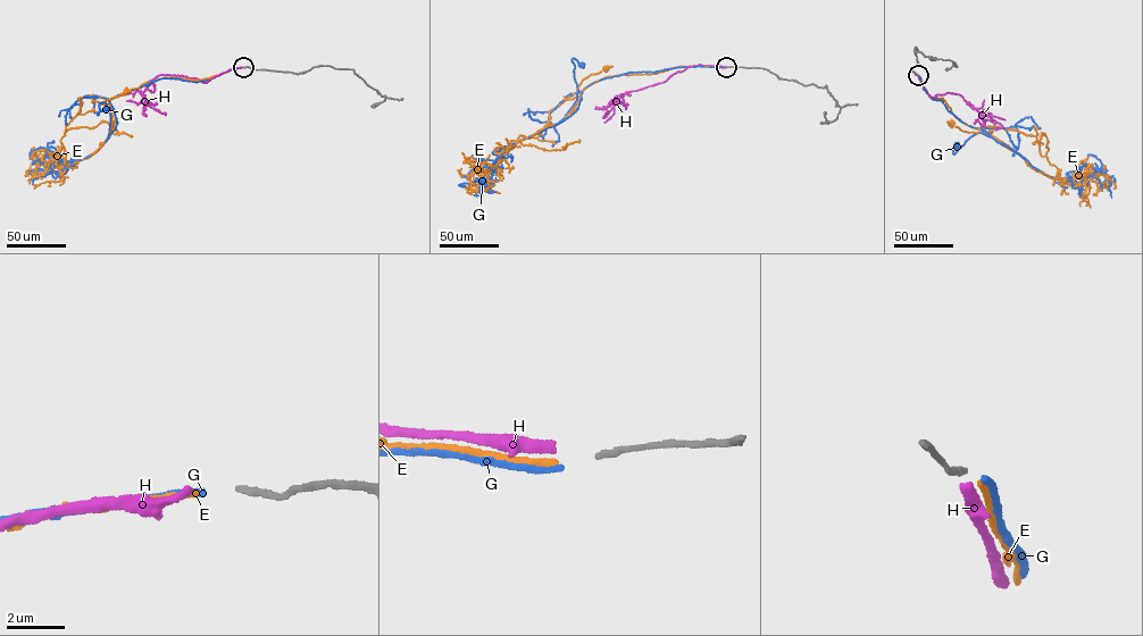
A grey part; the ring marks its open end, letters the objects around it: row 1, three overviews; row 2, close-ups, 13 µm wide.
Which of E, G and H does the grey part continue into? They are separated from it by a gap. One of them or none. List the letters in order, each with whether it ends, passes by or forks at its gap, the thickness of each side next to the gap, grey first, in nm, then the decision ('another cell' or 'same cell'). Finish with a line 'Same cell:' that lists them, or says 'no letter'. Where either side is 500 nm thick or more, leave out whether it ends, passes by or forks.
E: it ends there; 220 nm thick on the grey side, 220 nm on the other; same cell
G: it ends there; 220 nm thick on the grey side, 260 nm on the other; another cell
H: it ends there; 220 nm thick on the grey side, 280 nm on the other; another cell
Same cell: E

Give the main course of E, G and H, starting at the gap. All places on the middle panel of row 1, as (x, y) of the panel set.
E: (725, 67), (683, 66), (655, 74), (605, 77), (585, 88), (578, 107), (568, 114), (578, 85), (605, 69)
G: (725, 67), (680, 67), (607, 77), (585, 88), (577, 108), (560, 122), (576, 99), (572, 58), (582, 65)
H: (725, 67), (689, 67), (666, 81), (614, 99), (615, 97), (626, 103)

